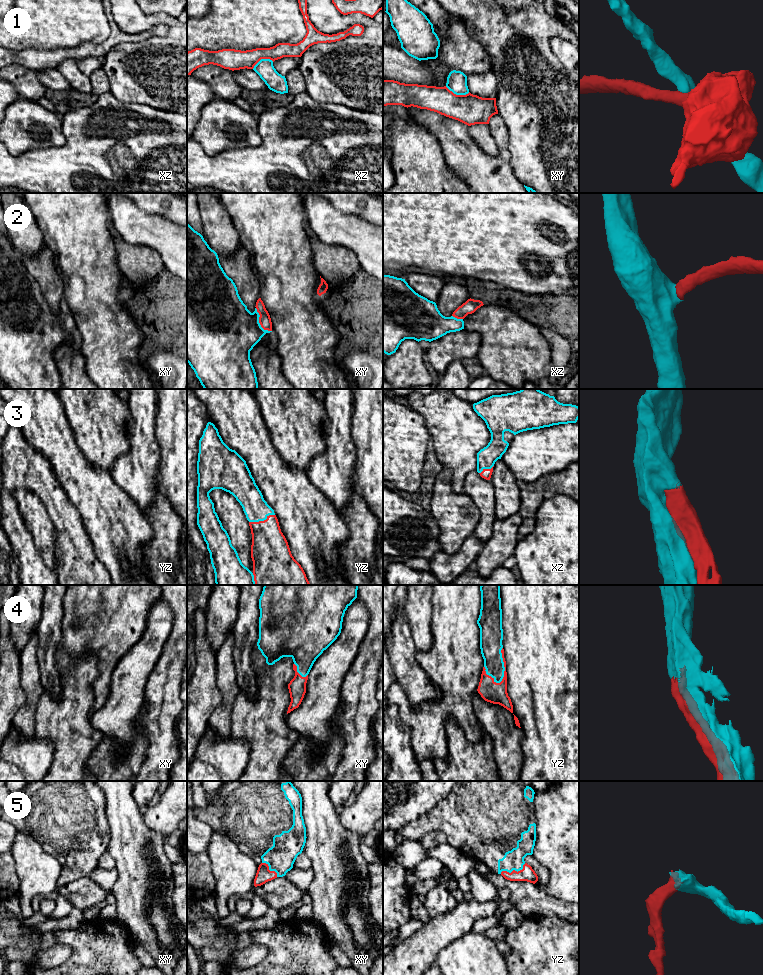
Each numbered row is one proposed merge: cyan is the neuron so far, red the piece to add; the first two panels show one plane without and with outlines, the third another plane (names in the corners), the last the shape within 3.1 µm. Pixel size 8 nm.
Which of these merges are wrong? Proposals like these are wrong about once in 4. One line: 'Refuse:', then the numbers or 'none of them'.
Refuse: 1

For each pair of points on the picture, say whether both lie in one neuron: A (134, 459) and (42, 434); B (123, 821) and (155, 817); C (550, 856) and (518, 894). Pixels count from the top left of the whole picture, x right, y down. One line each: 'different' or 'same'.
A: different
B: different
C: different

